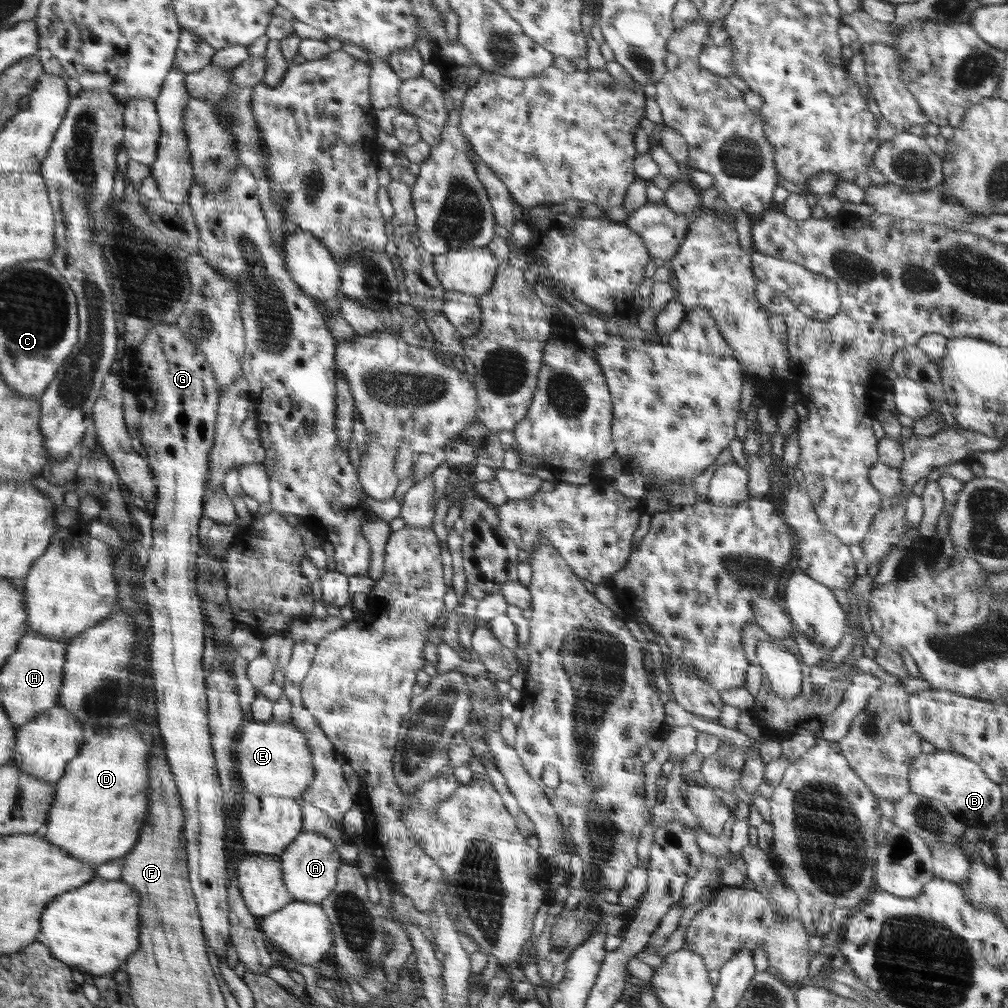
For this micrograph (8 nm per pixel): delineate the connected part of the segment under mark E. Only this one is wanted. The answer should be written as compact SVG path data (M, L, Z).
M245 722L234 748L237 773L241 784L250 793L296 798L315 777L306 737L291 722Z

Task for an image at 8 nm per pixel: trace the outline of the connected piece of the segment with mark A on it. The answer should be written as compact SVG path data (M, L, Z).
M302 831L296 838L292 841L285 852L280 855L281 857L281 870L286 870L286 890L294 896L294 901L303 901L308 903L321 904L325 901L329 894L337 886L337 870L340 868L340 864L343 863L343 859L338 856L338 852L334 852L334 845L328 836L318 834L312 831Z

